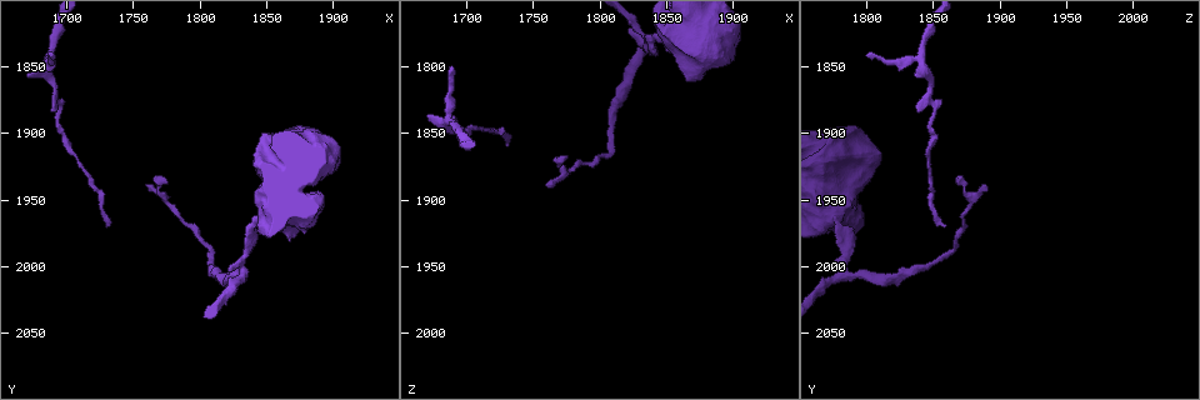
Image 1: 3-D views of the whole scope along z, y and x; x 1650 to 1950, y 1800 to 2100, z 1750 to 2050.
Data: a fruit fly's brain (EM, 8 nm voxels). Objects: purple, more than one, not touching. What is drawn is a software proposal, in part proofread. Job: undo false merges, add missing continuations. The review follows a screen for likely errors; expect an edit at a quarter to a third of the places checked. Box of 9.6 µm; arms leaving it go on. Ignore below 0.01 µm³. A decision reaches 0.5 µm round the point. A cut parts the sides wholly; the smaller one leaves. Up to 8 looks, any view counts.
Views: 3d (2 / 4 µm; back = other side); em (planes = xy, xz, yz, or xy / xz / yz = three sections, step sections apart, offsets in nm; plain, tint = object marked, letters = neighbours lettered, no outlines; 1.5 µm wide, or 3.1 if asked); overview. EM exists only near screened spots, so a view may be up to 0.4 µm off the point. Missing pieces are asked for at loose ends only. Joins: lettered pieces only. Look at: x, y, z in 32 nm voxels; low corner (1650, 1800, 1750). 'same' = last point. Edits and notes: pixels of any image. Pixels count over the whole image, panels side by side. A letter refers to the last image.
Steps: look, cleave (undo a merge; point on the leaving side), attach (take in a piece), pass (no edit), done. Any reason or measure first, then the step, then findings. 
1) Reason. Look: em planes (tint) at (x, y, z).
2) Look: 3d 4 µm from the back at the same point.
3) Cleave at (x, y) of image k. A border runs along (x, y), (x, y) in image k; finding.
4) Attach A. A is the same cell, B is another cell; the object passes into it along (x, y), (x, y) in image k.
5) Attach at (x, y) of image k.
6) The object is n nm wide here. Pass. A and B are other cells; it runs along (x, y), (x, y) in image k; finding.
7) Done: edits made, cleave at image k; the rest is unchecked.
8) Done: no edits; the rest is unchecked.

Thick turns thin. Look: 3d 4 µm at (1810, 2002, 1838).

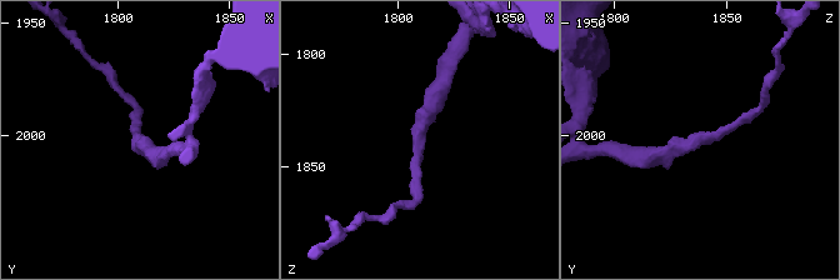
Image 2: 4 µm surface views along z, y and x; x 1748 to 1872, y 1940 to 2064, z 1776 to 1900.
Now the EM. Look: em xy step 8 (tint) at (1810, 2003, 1838).

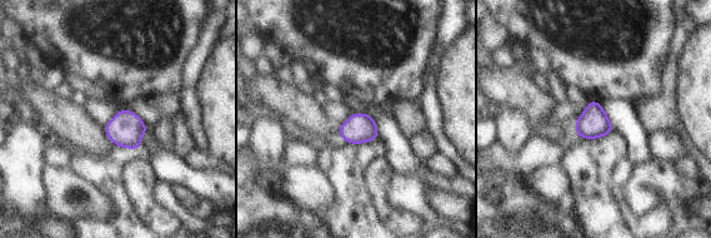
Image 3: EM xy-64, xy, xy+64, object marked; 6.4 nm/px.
See the neighbours. Look: em xy step 8 (letters) at the same point.

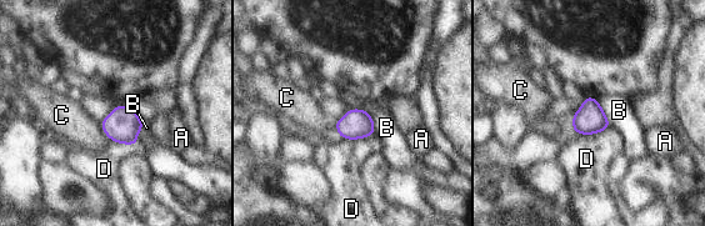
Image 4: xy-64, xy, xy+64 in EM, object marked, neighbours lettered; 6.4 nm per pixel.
Pass. A, B, C and D are other cells; a border runs along (609, 125), (594, 134), (575, 134) in image 4; all the same neuron.

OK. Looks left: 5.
Look: 3d 4 µm at (1834, 2004, 1784).

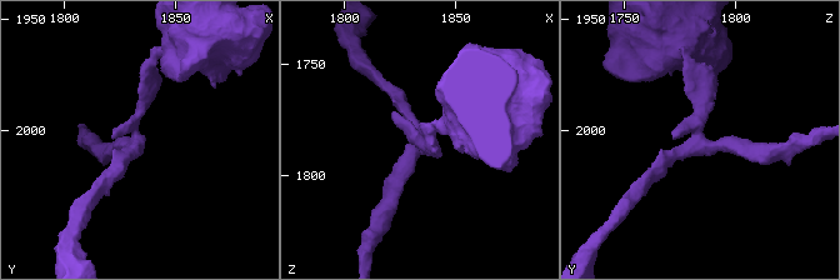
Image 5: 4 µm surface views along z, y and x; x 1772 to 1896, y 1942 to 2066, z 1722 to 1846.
3 arms meet here; the arms are 200, 200, 220 nm wide; need the tissue. Look: em planes (tint) at (1833, 2004, 1783).

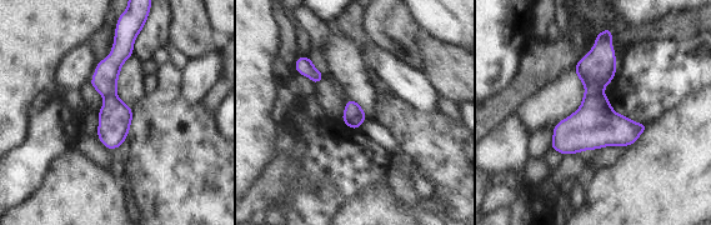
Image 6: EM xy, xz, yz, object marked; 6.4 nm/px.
What lies round it. Look: em planes (letters) at the same point.

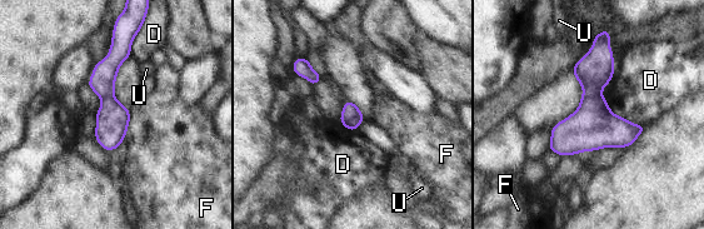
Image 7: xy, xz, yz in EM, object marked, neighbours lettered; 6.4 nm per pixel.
Cleave at (593, 125) of image 7. D, F and U are other cells; a second neuron is stuck on.

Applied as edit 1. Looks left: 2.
Done: edits made, cleave at image 7; the rest is unchecked.

